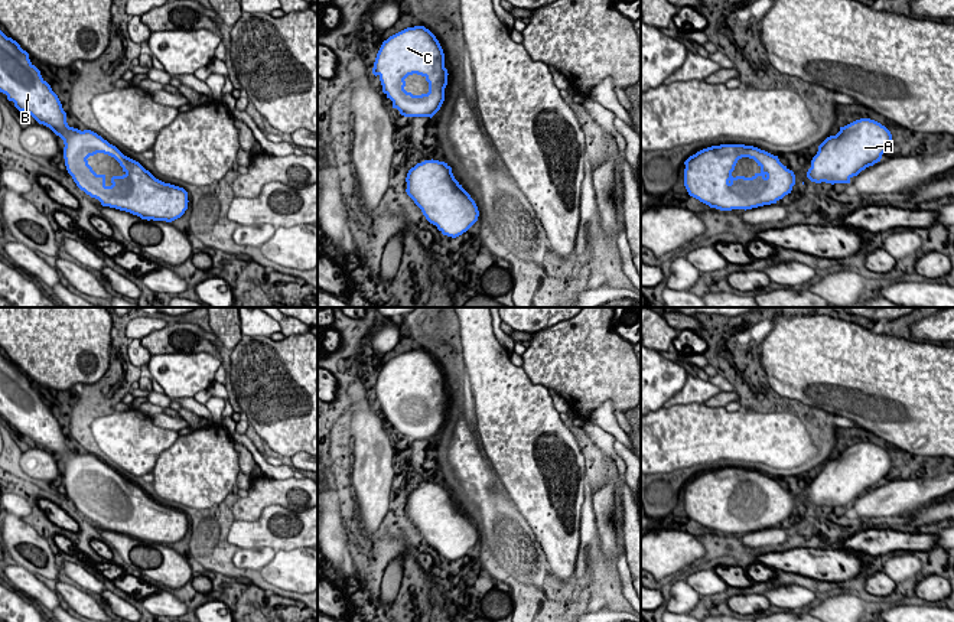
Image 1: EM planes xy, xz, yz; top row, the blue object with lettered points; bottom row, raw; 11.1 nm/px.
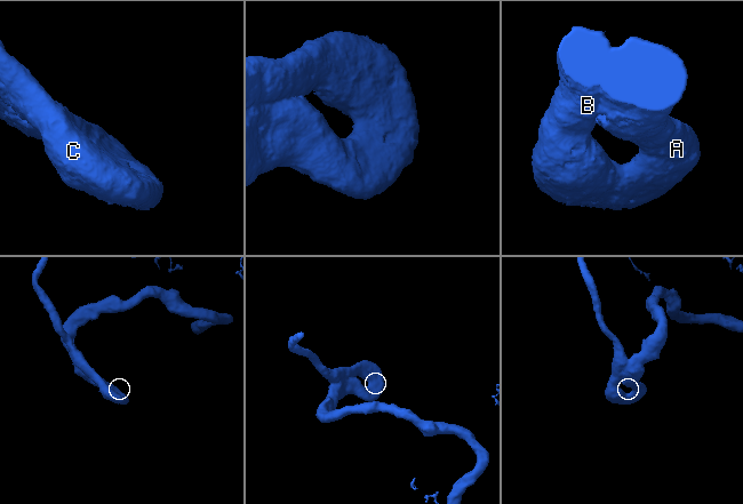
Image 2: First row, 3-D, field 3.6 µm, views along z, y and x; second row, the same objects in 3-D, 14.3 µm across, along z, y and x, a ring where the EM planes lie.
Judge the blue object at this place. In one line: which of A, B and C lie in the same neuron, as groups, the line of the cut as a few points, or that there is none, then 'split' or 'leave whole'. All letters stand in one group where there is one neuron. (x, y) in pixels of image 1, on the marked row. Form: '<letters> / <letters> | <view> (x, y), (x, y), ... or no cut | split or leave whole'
A B C | no cut | leave whole

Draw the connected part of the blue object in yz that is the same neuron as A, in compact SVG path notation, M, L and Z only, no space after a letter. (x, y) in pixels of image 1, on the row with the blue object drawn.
M870 118L856 120L818 146L807 178L815 183L850 183L853 176L880 162L890 143L885 126Z

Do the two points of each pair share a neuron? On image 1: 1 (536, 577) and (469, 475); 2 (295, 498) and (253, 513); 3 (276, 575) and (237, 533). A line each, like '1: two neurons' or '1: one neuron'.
1: one neuron
2: one neuron
3: two neurons

